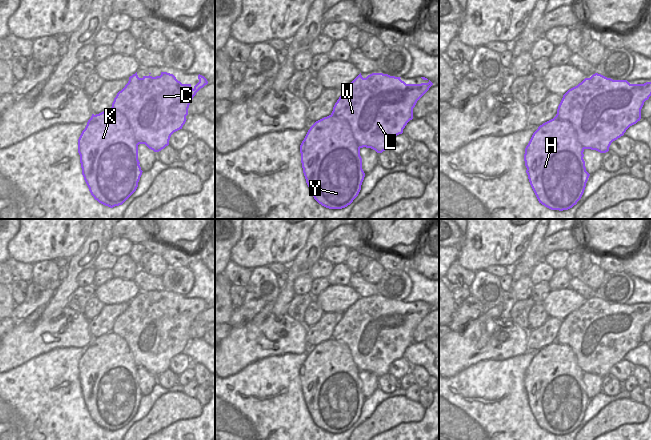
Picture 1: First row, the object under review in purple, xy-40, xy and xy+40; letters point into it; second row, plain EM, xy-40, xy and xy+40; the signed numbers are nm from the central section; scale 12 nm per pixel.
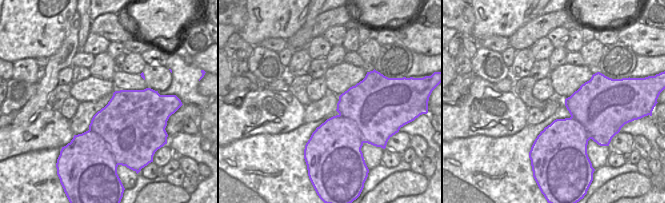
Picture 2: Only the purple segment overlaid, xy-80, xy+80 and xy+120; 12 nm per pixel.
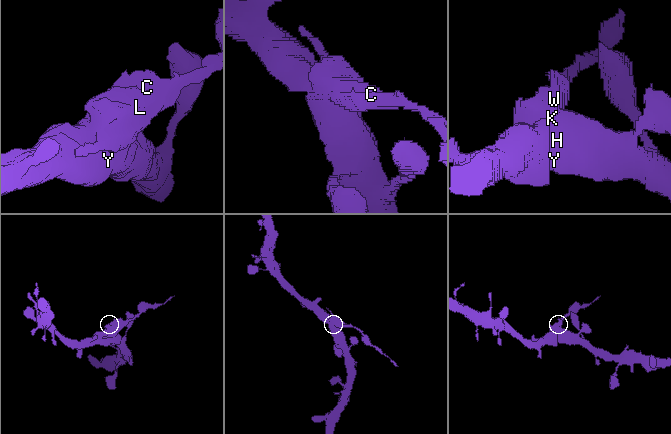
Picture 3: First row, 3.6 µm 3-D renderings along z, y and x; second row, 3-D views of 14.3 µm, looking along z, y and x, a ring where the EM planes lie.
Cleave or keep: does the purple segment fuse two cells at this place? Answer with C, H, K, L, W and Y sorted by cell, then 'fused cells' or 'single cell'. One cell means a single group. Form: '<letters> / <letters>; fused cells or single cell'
C K L W / H Y; fused cells

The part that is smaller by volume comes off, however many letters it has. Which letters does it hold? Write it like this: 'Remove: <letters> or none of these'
Remove: C, K, L, W

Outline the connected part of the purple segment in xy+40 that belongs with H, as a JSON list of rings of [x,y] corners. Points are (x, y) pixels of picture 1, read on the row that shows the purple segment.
[[[577,144],[565,145],[556,148],[556,154],[546,161],[543,157],[535,166],[526,170],[530,185],[539,201],[551,210],[568,210],[581,199],[590,174],[586,171],[585,161],[581,157],[584,148],[580,149]]]

